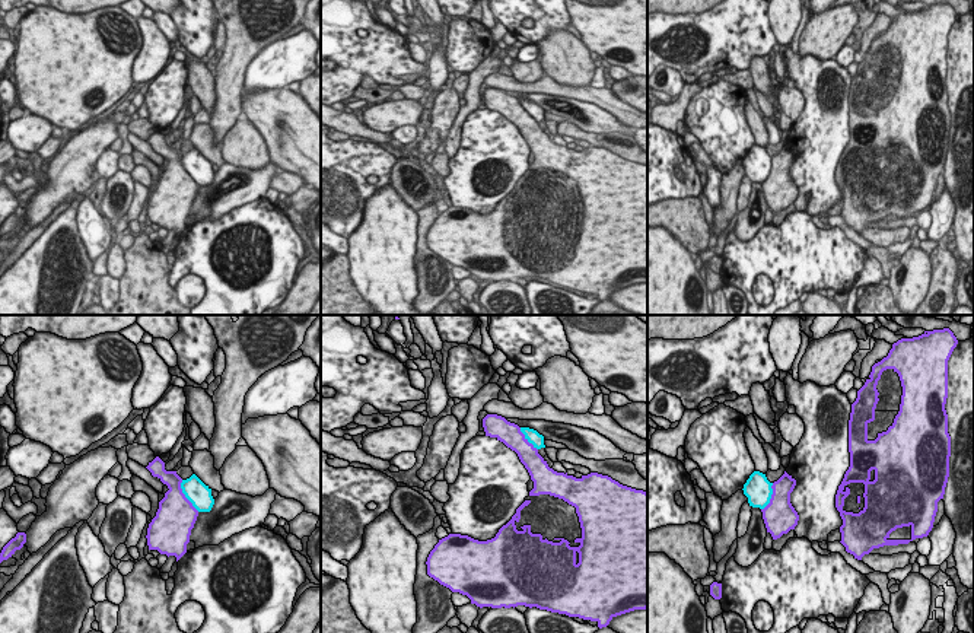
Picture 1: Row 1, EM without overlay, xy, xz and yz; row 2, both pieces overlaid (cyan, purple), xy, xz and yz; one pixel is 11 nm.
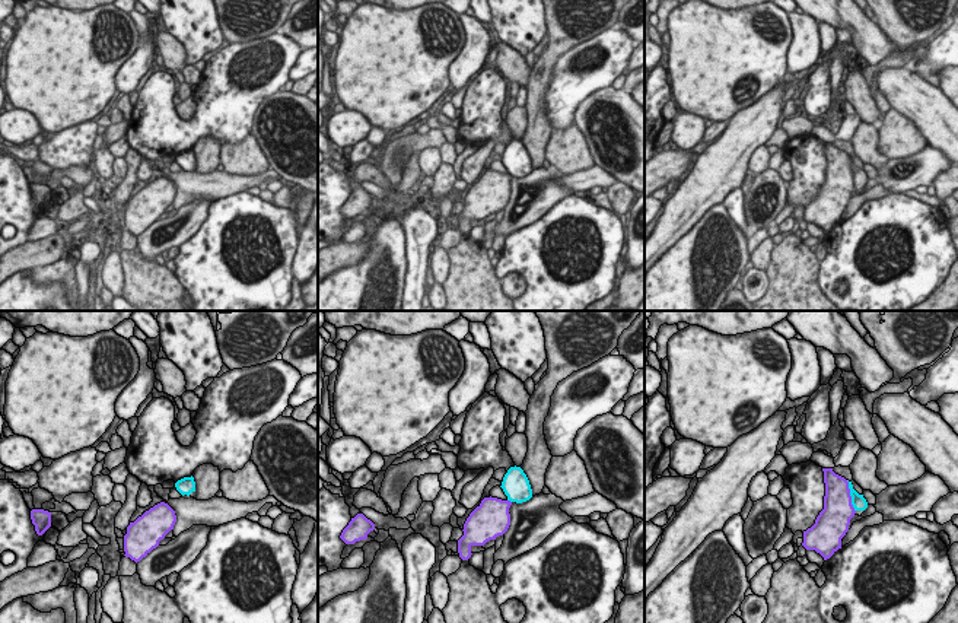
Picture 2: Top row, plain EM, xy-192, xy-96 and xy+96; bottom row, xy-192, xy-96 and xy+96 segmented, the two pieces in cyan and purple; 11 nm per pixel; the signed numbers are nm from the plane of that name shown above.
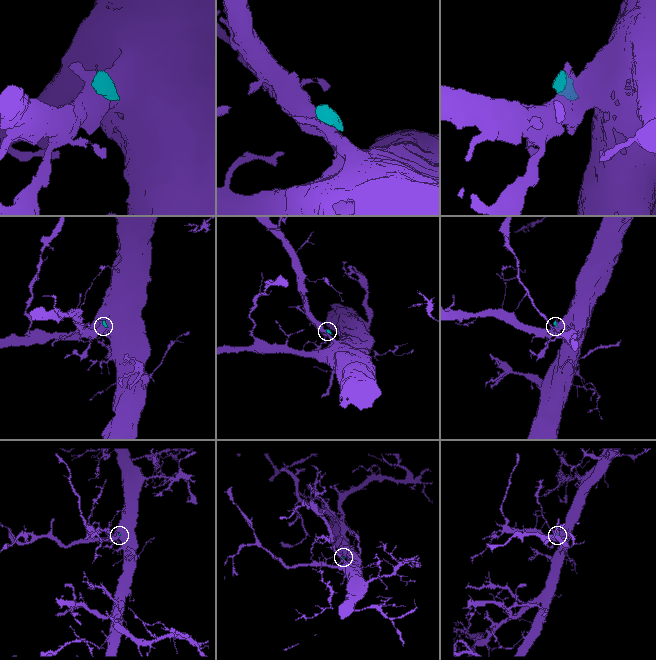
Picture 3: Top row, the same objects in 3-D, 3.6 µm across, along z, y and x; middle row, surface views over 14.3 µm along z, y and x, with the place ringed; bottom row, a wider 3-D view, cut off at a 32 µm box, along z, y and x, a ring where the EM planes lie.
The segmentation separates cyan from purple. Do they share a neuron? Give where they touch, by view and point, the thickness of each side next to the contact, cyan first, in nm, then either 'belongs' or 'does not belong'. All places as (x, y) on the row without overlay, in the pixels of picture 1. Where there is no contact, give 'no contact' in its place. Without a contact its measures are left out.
xy (185, 169) | 240/420 nm | does not belong

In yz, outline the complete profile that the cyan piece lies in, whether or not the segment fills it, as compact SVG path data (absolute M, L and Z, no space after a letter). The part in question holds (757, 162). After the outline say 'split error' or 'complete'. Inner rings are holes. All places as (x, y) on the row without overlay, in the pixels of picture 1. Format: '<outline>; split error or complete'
M754 144L742 162L749 179L764 182L773 168L771 159L773 156L767 153L765 147Z; complete

